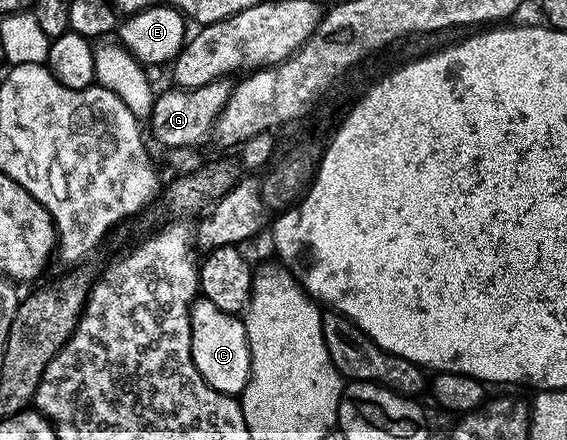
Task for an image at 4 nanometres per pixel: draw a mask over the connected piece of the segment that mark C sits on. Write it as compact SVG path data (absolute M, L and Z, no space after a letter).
M197 298L190 310L192 361L202 378L214 390L227 396L239 397L250 374L250 350L244 321L239 315L218 310L214 302Z

